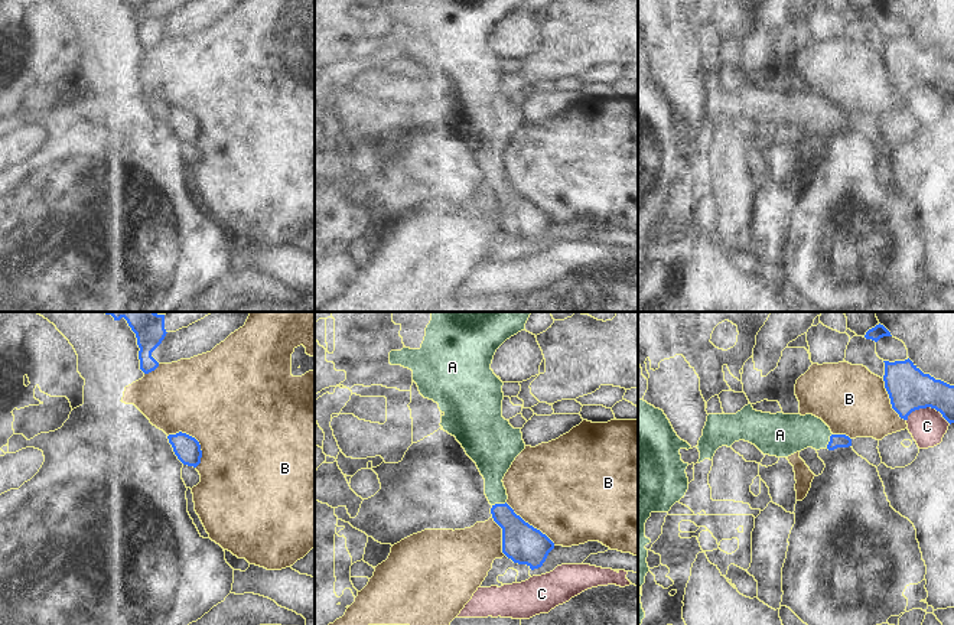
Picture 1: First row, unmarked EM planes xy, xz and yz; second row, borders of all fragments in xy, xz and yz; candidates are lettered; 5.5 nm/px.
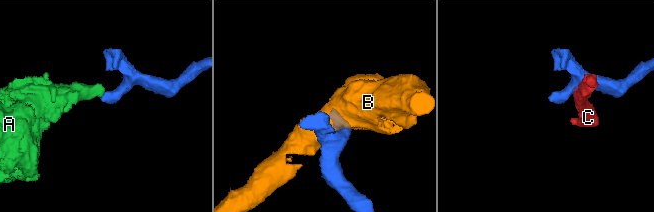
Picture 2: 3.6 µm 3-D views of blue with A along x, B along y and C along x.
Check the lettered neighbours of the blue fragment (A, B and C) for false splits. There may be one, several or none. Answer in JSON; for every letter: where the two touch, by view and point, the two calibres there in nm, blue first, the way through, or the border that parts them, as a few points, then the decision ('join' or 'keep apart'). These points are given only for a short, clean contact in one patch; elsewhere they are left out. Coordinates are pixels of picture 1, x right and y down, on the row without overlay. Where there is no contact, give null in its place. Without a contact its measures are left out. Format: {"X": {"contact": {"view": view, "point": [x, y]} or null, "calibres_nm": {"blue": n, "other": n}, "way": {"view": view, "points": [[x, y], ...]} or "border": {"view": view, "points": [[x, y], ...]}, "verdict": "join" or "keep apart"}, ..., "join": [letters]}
{"A": {"contact": {"view": "yz", "point": [830, 117]}, "calibres_nm": {"blue": 80, "other": 220}, "way": {"view": "yz", "points": [[836, 117], [830, 117], [816, 110], [787, 110]]}, "verdict": "join"}, "B": {"contact": {"view": "xy", "point": [194, 114]}, "calibres_nm": {"blue": 140, "other": 500}, "verdict": "keep apart"}, "C": {"contact": {"view": "yz", "point": [928, 82]}, "calibres_nm": {"blue": 240, "other": 200}, "verdict": "keep apart"}, "join": ["A"]}

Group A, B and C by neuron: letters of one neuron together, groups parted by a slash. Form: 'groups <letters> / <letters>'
groups A / B / C

